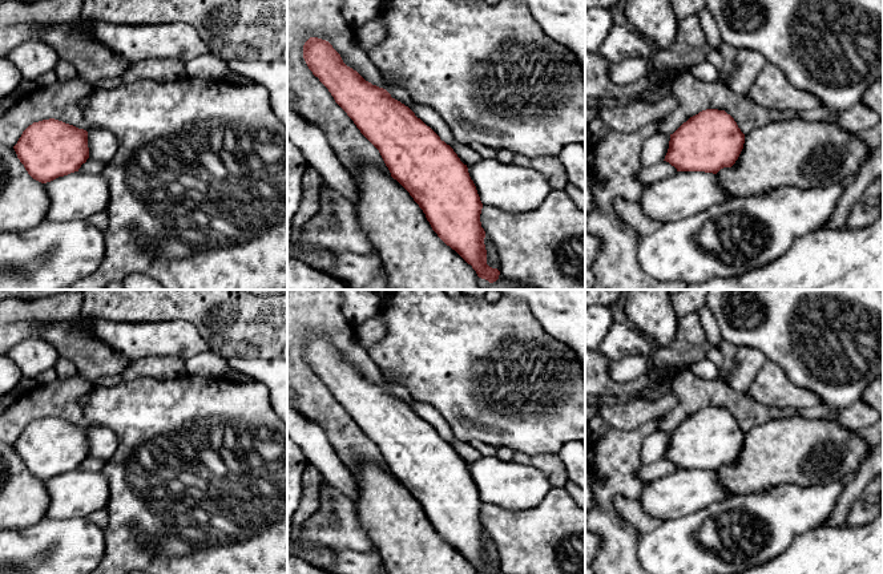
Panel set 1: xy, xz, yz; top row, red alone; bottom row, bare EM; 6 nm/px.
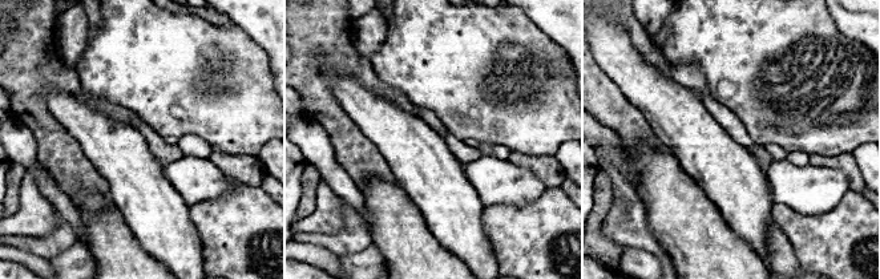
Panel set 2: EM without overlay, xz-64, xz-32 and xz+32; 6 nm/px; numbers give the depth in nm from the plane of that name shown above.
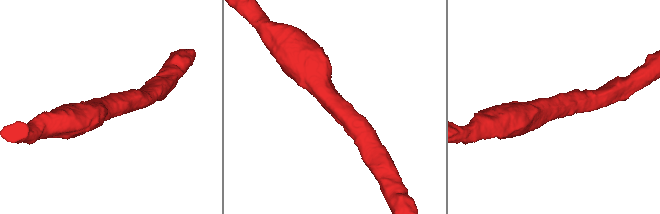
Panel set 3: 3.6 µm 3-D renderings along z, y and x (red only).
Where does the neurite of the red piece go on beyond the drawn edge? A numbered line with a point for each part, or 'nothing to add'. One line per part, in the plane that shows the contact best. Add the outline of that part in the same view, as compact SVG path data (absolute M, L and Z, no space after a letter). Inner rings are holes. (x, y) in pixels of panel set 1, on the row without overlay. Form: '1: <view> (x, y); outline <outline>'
nothing to add

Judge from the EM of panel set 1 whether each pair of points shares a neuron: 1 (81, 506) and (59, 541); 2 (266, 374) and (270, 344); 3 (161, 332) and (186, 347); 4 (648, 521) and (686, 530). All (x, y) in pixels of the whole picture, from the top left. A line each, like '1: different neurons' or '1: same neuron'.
1: different neurons
2: different neurons
3: same neuron
4: different neurons

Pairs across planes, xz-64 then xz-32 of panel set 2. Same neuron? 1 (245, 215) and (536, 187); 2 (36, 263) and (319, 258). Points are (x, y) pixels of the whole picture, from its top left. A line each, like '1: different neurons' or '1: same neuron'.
1: different neurons
2: same neuron

